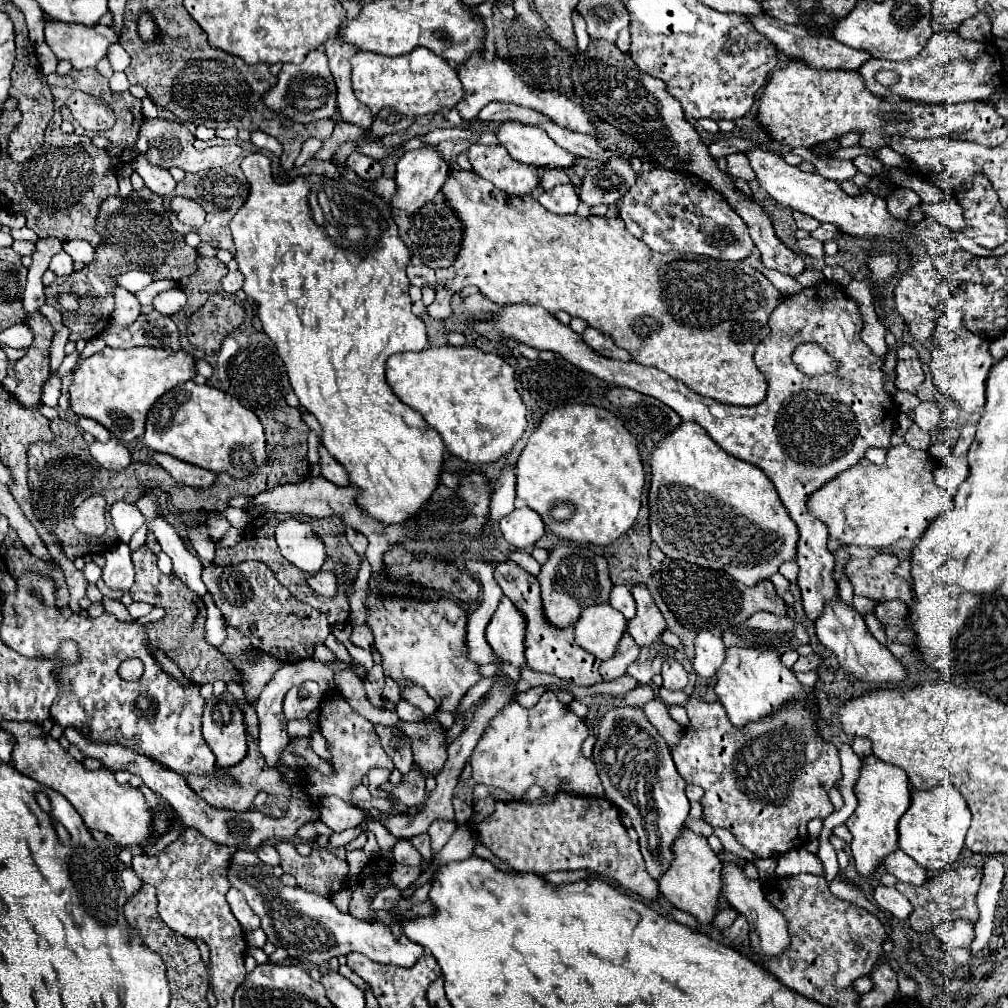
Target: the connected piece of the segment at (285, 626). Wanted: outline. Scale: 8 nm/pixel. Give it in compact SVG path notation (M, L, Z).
M243 561L241 565L219 567L209 563L203 569L203 581L213 595L229 625L237 627L251 645L279 661L301 661L313 657L313 645L323 643L331 627L321 611L295 599L261 561Z

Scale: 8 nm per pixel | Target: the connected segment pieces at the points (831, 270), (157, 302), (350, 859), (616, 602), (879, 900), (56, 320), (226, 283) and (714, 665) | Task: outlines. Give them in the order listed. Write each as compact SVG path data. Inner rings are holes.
M827 265L827 267L823 267L823 275L825 275L825 279L829 279L829 281L837 281L839 285L847 285L847 283L851 283L853 281L853 275L849 275L843 267L831 267L831 265Z
M175 287L175 289L169 289L169 291L161 291L157 293L157 297L153 299L153 309L159 311L161 315L173 315L177 311L181 311L187 303L187 297L185 293Z
M355 849L355 851L349 851L347 855L345 855L345 861L349 863L349 877L357 877L361 871L363 871L363 867L367 865L367 855L363 853L363 849Z
M613 585L611 589L611 595L609 595L609 603L621 611L627 619L633 619L633 613L635 613L635 601L633 601L633 595L629 591L627 585Z
M883 885L875 887L873 899L875 899L875 903L877 903L881 909L889 911L893 917L897 917L897 919L901 919L901 921L909 919L909 915L913 913L911 903L909 903L897 889L893 889L893 887L883 887Z
M43 305L39 311L45 315L45 319L53 325L55 331L61 329L61 325L63 325L63 321L61 321L61 313L59 313L55 307L51 307L51 305Z
M239 271L227 273L221 283L223 283L223 291L225 291L227 295L235 295L235 293L243 287L243 275L241 275Z
M701 631L695 637L695 659L693 667L699 677L713 677L725 659L725 643L721 637Z

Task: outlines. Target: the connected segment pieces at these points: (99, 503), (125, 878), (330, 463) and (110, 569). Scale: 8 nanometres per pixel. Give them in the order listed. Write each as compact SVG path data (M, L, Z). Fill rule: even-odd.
M103 497L85 499L73 513L75 527L87 536L100 537L106 529L106 501Z
M125 868L122 871L121 879L127 895L133 895L141 888L142 882L131 868Z
M319 445L319 455L321 455L321 475L323 475L327 481L331 481L331 483L335 483L335 485L339 485L339 487L351 485L345 467L341 467L341 463L337 463L337 459L333 459L333 457L329 455L329 451L325 451L323 445Z
M117 543L105 551L107 563L103 567L103 581L111 589L127 591L133 585L133 563L131 563L131 551L129 545Z

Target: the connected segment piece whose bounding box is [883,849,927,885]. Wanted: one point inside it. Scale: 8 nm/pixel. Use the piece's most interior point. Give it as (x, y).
(898, 864)

